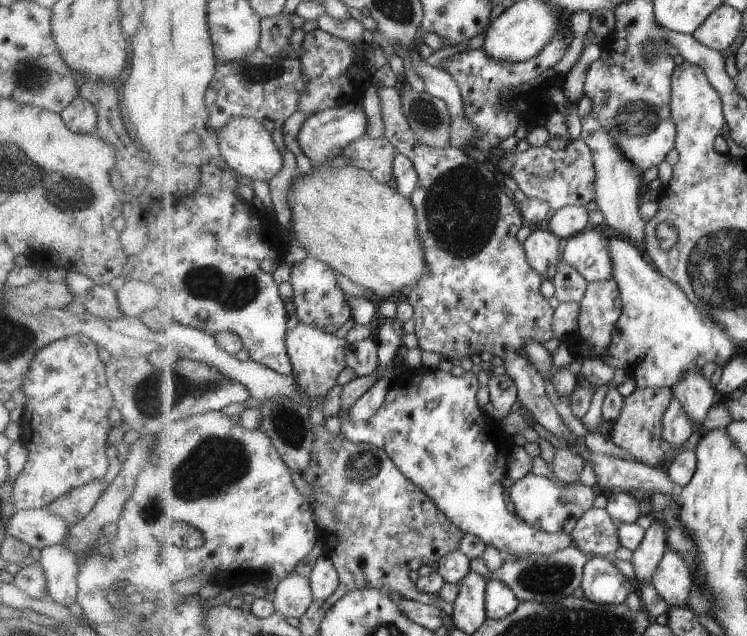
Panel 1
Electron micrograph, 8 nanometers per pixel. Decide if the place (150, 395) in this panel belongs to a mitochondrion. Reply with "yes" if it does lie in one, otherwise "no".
yes

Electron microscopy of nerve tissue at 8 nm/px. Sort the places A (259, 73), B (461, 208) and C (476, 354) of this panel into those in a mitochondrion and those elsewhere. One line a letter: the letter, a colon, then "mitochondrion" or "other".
A: mitochondrion
B: mitochondrion
C: other

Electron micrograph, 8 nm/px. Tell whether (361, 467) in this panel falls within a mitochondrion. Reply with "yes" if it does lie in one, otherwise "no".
yes

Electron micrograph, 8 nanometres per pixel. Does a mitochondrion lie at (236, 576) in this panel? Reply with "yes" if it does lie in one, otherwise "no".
no

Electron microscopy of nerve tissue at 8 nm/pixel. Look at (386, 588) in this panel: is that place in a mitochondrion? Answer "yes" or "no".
no

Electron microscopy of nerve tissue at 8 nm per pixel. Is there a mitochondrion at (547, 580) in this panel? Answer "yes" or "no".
yes

